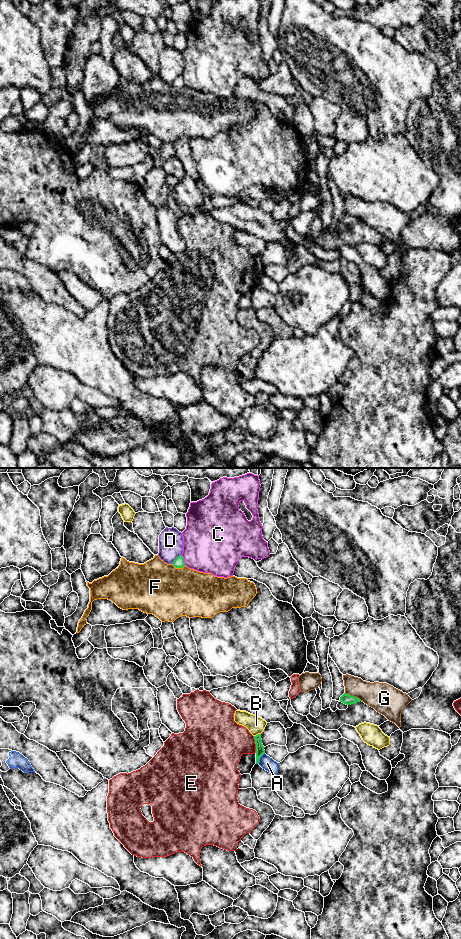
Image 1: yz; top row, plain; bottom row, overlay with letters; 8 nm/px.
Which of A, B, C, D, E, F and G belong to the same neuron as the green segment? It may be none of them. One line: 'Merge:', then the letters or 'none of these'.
Merge: none of these

